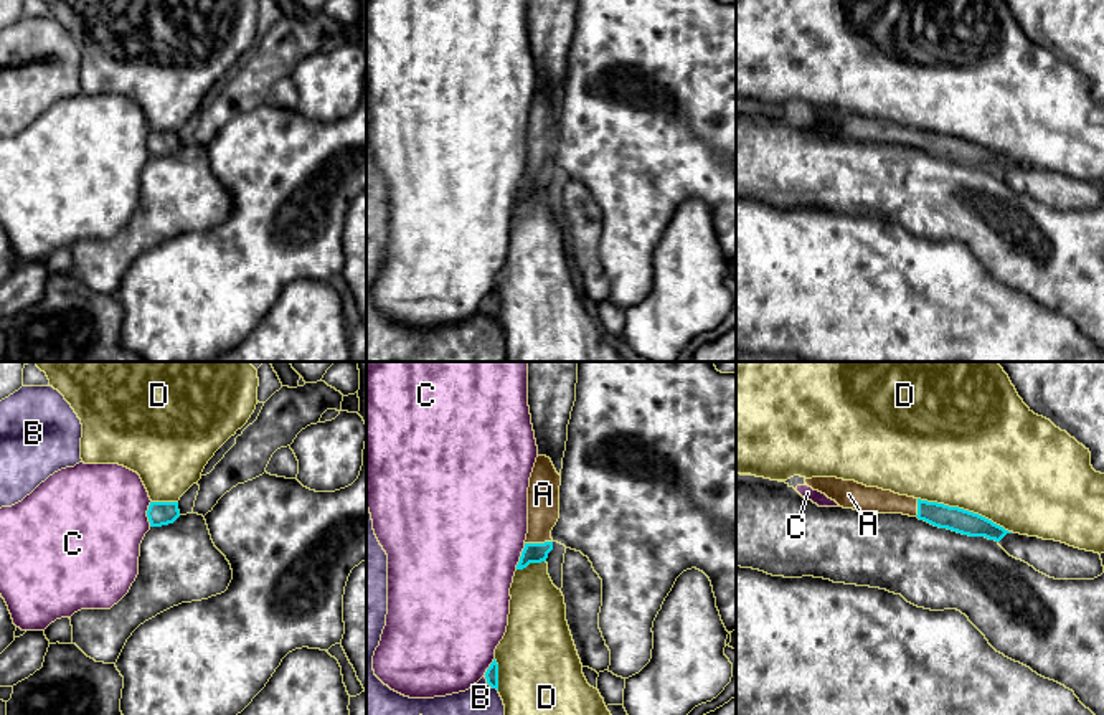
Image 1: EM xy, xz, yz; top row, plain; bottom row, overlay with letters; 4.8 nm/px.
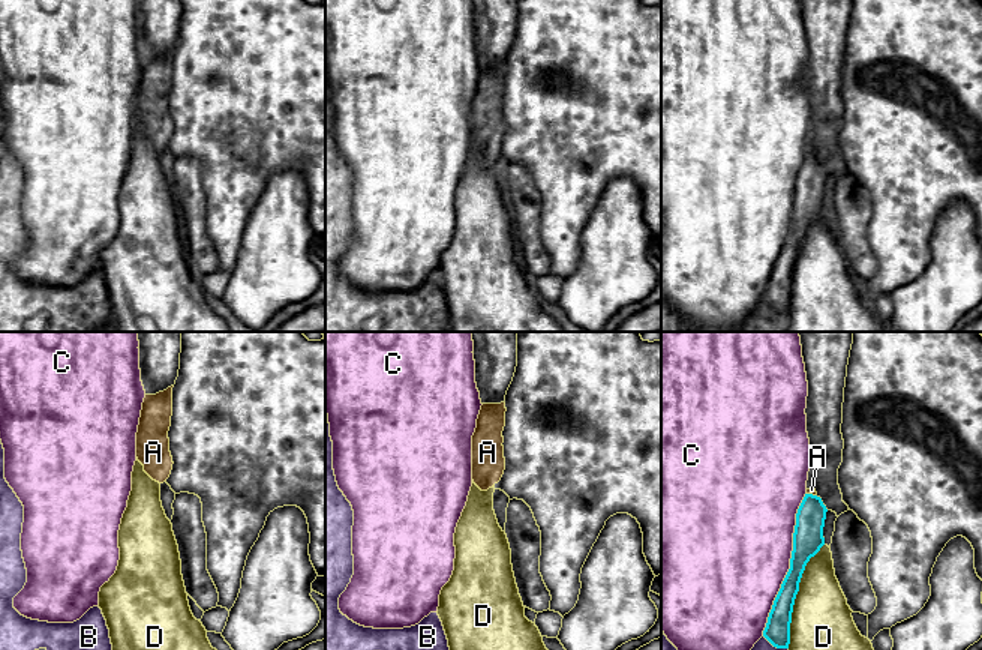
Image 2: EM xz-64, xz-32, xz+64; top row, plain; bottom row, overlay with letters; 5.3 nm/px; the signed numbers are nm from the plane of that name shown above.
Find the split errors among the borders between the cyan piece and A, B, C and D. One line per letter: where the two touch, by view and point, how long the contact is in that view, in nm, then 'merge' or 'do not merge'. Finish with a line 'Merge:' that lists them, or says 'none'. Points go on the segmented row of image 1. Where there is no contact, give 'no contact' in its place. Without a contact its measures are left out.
A: xz (538, 544) | 140 nm | merge
B: xz (490, 686) | 100 nm | do not merge
C: xz (520, 557) | 140 nm | do not merge
D: yz (962, 509) | 480 nm | do not merge
Merge: A

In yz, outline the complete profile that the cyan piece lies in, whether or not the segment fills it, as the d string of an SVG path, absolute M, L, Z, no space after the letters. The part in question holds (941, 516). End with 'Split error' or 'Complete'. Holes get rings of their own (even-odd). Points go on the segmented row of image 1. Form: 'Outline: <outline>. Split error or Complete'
Outline: M812 477L805 479L805 484L814 490L825 494L843 509L873 514L903 514L918 517L919 520L939 528L947 528L969 537L985 537L995 542L1000 542L1007 533L1012 533L979 514L937 502L899 495L878 487L866 487L855 481Z. Split error

